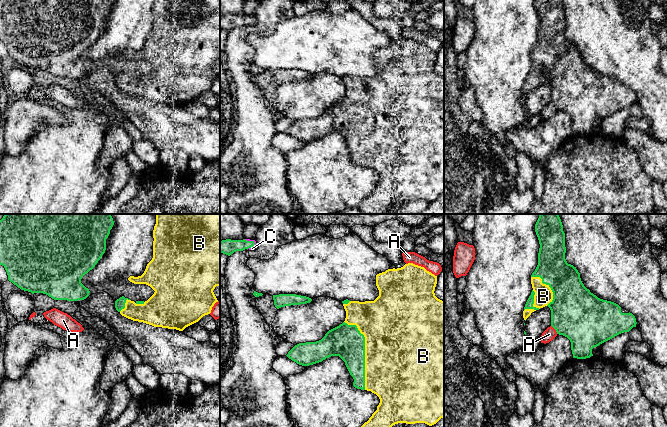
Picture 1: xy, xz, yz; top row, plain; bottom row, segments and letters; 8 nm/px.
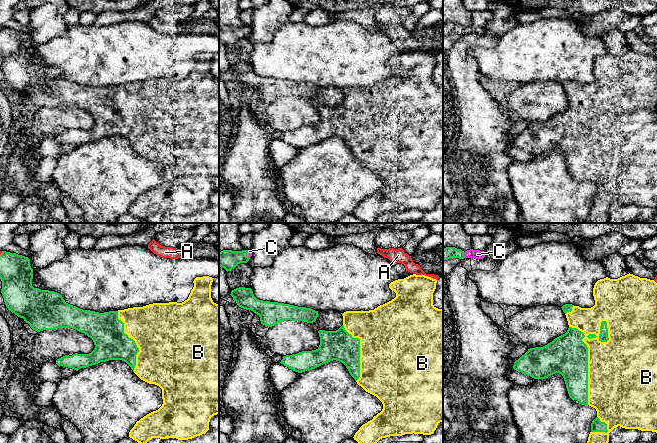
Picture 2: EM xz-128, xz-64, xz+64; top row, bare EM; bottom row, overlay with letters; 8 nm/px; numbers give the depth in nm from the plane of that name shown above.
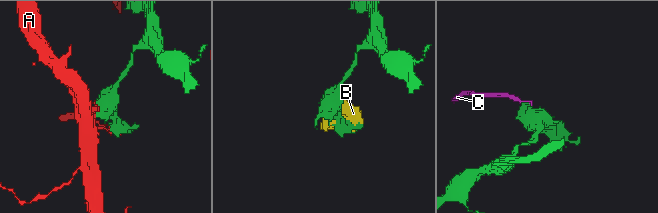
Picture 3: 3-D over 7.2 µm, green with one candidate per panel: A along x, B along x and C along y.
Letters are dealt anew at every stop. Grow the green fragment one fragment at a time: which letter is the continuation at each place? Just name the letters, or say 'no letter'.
B, C

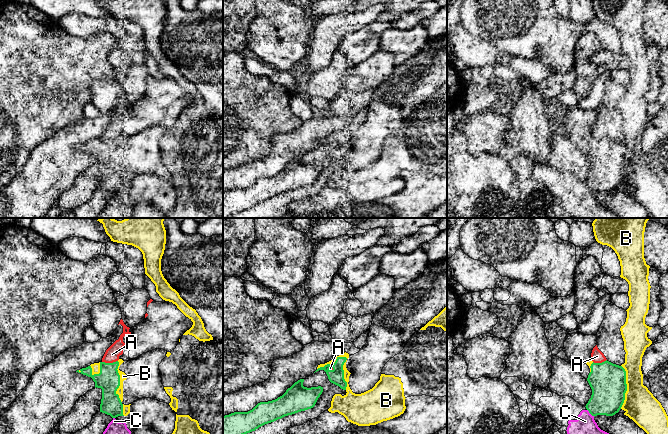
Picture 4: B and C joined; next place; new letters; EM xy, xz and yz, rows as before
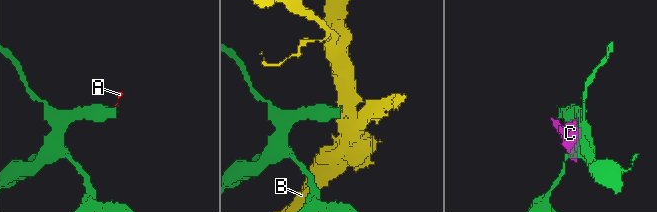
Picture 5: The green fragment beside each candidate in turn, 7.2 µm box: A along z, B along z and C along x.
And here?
no letter

